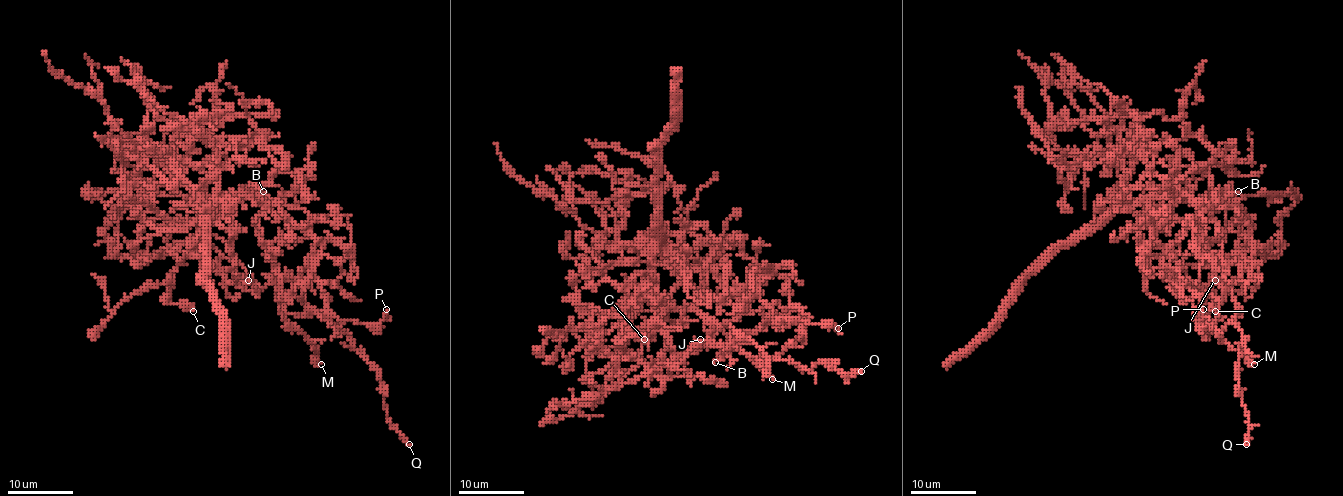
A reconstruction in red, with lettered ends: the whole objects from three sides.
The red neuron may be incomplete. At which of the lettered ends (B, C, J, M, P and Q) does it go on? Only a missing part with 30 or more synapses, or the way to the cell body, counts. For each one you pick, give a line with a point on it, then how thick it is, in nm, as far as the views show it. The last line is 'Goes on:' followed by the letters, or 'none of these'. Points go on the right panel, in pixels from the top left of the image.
Goes on: none of these

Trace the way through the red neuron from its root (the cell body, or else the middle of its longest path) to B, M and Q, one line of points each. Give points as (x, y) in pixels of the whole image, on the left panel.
B: (209, 198), (248, 195), (293, 226), (303, 226), (312, 218), (299, 208), (273, 201), (263, 191)
M: (209, 198), (250, 195), (266, 209), (258, 221), (258, 239), (280, 282), (283, 318), (317, 349), (321, 364)
Q: (209, 198), (250, 195), (266, 209), (258, 239), (268, 260), (378, 372), (388, 421), (409, 444)

